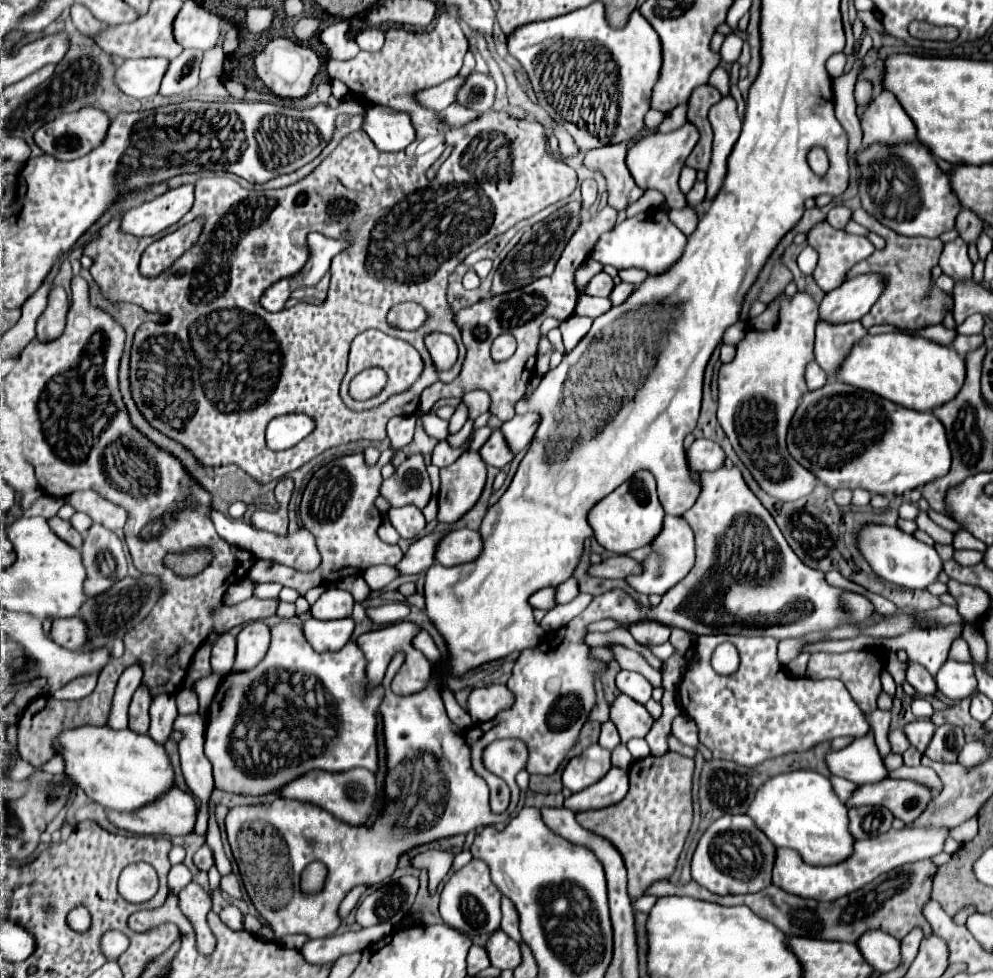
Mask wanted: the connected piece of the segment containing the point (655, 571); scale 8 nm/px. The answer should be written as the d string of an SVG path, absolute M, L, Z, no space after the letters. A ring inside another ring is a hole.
M665 517L665 525L661 533L657 535L657 541L653 541L653 553L643 561L645 571L641 577L629 577L627 583L639 591L639 593L667 593L673 585L677 585L693 567L695 561L695 549L693 549L693 531L689 523L683 517Z

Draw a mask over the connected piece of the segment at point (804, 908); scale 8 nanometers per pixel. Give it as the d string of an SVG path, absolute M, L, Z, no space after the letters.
M931 859L907 863L907 865L901 865L893 871L889 871L889 873L883 873L871 885L865 885L865 889L859 889L857 893L851 893L849 897L839 897L837 901L831 901L831 903L805 901L801 897L793 897L793 895L785 893L783 889L777 889L775 885L769 885L769 887L765 887L757 893L749 893L749 895L721 897L721 895L709 893L695 881L691 881L687 885L673 885L671 881L657 881L657 885L653 885L649 889L649 895L657 895L657 897L689 895L689 897L719 903L719 905L747 905L753 913L775 923L781 931L785 931L791 937L811 937L811 939L825 939L825 941L857 943L859 937L871 929L881 929L881 931L893 935L895 939L903 939L915 927L921 927L923 935L929 937L933 933L933 929L923 915L923 907L931 899L931 885L933 885L933 877L935 877L937 869L939 867Z

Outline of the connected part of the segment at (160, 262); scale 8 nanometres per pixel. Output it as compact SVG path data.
M197 217L191 223L179 227L177 231L161 237L153 245L149 245L141 257L139 273L143 277L155 279L163 271L167 271L183 253L187 253L199 239L205 225L205 217Z

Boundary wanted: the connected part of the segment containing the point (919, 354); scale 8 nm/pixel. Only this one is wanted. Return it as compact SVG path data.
M883 333L875 337L865 335L863 341L859 341L845 359L837 379L877 393L889 401L901 403L907 409L933 411L957 397L965 383L965 375L965 357L959 355L953 347L939 345L925 337Z

